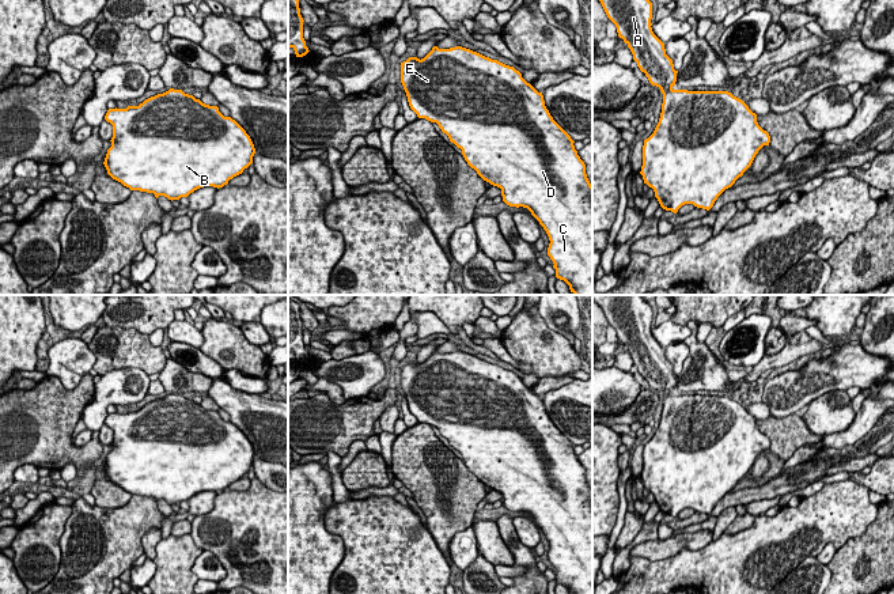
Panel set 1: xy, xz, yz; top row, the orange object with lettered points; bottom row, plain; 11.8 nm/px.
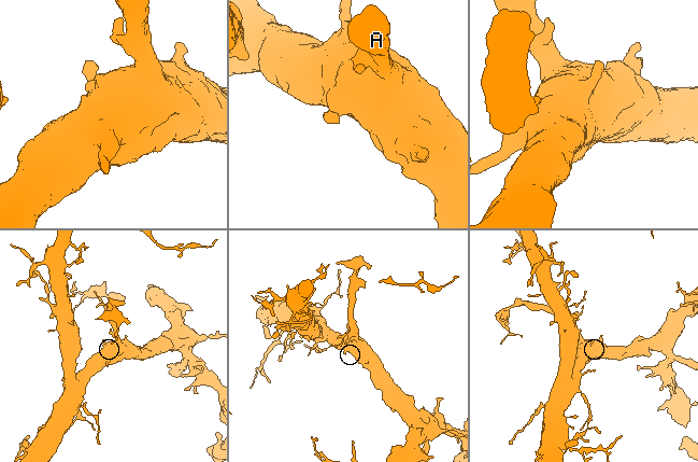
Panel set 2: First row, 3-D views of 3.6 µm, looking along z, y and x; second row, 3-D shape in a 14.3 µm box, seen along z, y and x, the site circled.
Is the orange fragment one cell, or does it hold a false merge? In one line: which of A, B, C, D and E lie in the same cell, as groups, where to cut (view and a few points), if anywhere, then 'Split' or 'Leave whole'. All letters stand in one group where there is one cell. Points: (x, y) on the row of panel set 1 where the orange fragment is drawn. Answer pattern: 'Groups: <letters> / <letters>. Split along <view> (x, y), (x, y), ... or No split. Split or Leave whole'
Groups: A B C D E. No split. Leave whole

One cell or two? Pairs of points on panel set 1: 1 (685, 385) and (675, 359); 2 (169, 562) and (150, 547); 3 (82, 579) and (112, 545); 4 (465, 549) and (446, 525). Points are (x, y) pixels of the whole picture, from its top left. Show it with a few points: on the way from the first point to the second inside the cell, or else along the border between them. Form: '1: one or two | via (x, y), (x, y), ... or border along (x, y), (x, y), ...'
1: two | border along (685, 341), (689, 355), (678, 375)
2: two | border along (162, 538), (156, 545), (156, 555), (152, 559)
3: one | via (90, 571), (103, 553)
4: two | border along (470, 526), (459, 530), (451, 540), (451, 562)

